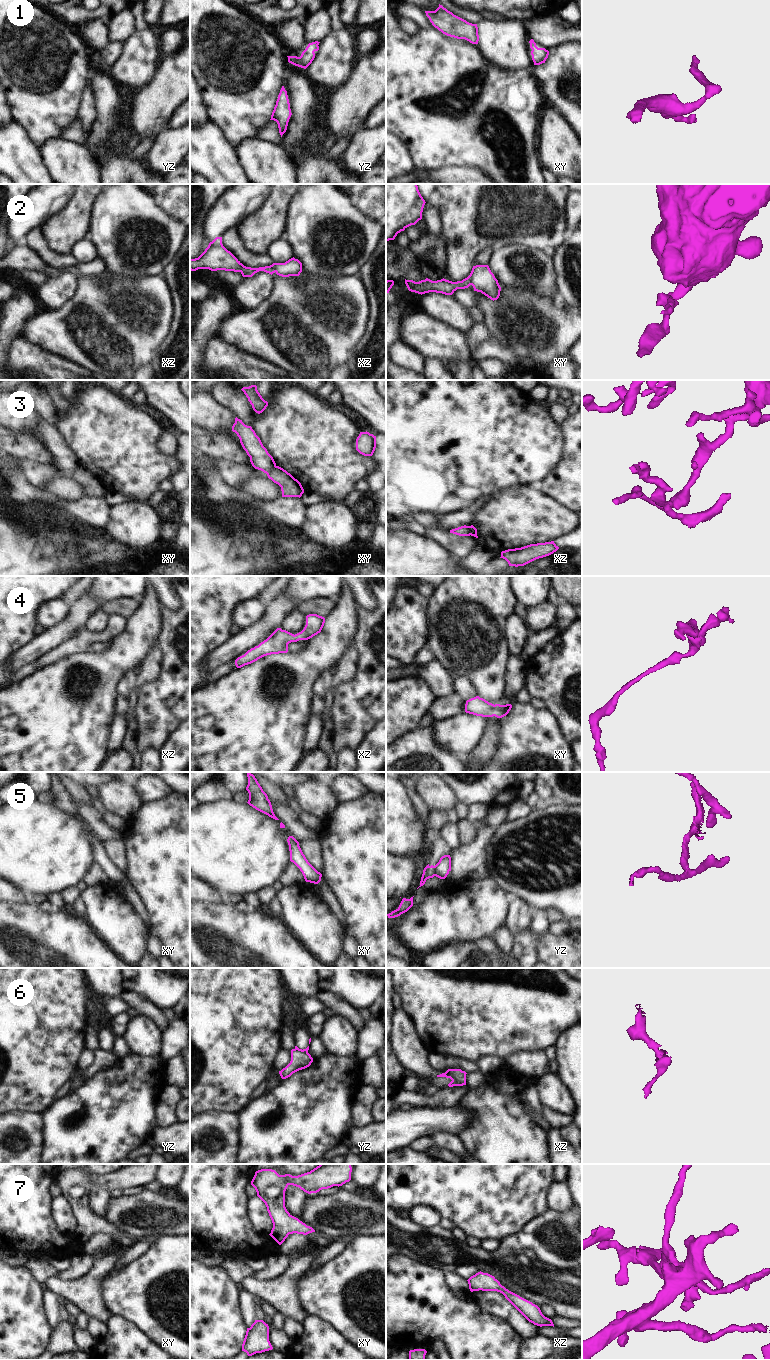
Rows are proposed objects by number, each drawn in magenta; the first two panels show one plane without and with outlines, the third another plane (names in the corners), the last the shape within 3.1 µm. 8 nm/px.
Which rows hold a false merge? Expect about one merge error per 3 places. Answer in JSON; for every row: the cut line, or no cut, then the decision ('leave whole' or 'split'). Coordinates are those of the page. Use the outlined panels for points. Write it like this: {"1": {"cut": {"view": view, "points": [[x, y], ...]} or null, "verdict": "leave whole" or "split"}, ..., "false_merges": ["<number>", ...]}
{"1": {"cut": null, "verdict": "leave whole"}, "2": {"cut": {"view": "xy", "points": [[469, 275], [471, 284]]}, "verdict": "split"}, "3": {"cut": {"view": "xy", "points": [[276, 466], [267, 475]]}, "verdict": "split"}, "4": {"cut": null, "verdict": "leave whole"}, "5": {"cut": {"view": "yz", "points": [[438, 863], [434, 875]]}, "verdict": "split"}, "6": {"cut": {"view": "yz", "points": [[295, 1047], [307, 1052]]}, "verdict": "split"}, "7": {"cut": null, "verdict": "leave whole"}, "false_merges": ["2", "3", "5", "6"]}

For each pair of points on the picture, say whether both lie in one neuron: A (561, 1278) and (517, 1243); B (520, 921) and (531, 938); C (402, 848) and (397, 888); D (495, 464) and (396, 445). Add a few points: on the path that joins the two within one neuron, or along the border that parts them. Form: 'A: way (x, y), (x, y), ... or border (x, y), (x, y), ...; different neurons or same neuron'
A: border (547, 1267), (568, 1271); different neurons
B: border (529, 926), (519, 929), (514, 933); different neurons
C: border (396, 858), (411, 860), (416, 865); different neurons
D: way (470, 455), (441, 455), (431, 445), (421, 445); same neuron

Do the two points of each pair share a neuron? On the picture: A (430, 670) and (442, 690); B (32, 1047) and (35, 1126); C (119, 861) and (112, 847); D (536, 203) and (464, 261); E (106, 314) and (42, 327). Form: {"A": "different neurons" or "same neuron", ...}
{"A": "same neuron", "B": "different neurons", "C": "same neuron", "D": "same neuron", "E": "same neuron"}

